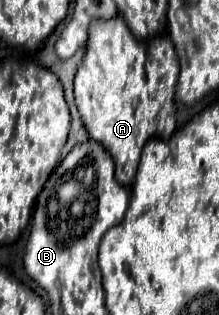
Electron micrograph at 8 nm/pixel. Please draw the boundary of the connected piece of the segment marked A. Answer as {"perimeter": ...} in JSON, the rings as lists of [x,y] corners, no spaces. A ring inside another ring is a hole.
{"perimeter":[[[116,16],[114,20],[98,20],[98,24],[90,28],[86,56],[74,80],[76,106],[80,112],[80,120],[86,126],[90,138],[102,144],[104,150],[112,156],[116,168],[116,180],[122,186],[130,186],[134,182],[138,162],[140,162],[140,152],[146,140],[150,136],[164,136],[164,140],[170,140],[170,136],[176,130],[174,90],[176,90],[178,72],[180,72],[180,64],[170,36],[156,36],[146,42],[140,42],[132,36],[122,16]]]}

